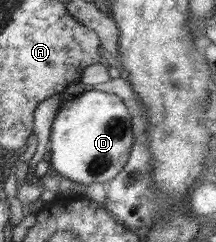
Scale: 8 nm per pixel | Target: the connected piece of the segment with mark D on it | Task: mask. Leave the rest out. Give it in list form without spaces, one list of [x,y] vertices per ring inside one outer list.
[[[87,90],[74,95],[57,111],[49,135],[50,159],[48,163],[58,176],[80,183],[83,187],[92,183],[104,184],[123,169],[132,147],[133,133],[130,116],[119,97],[111,92]]]

